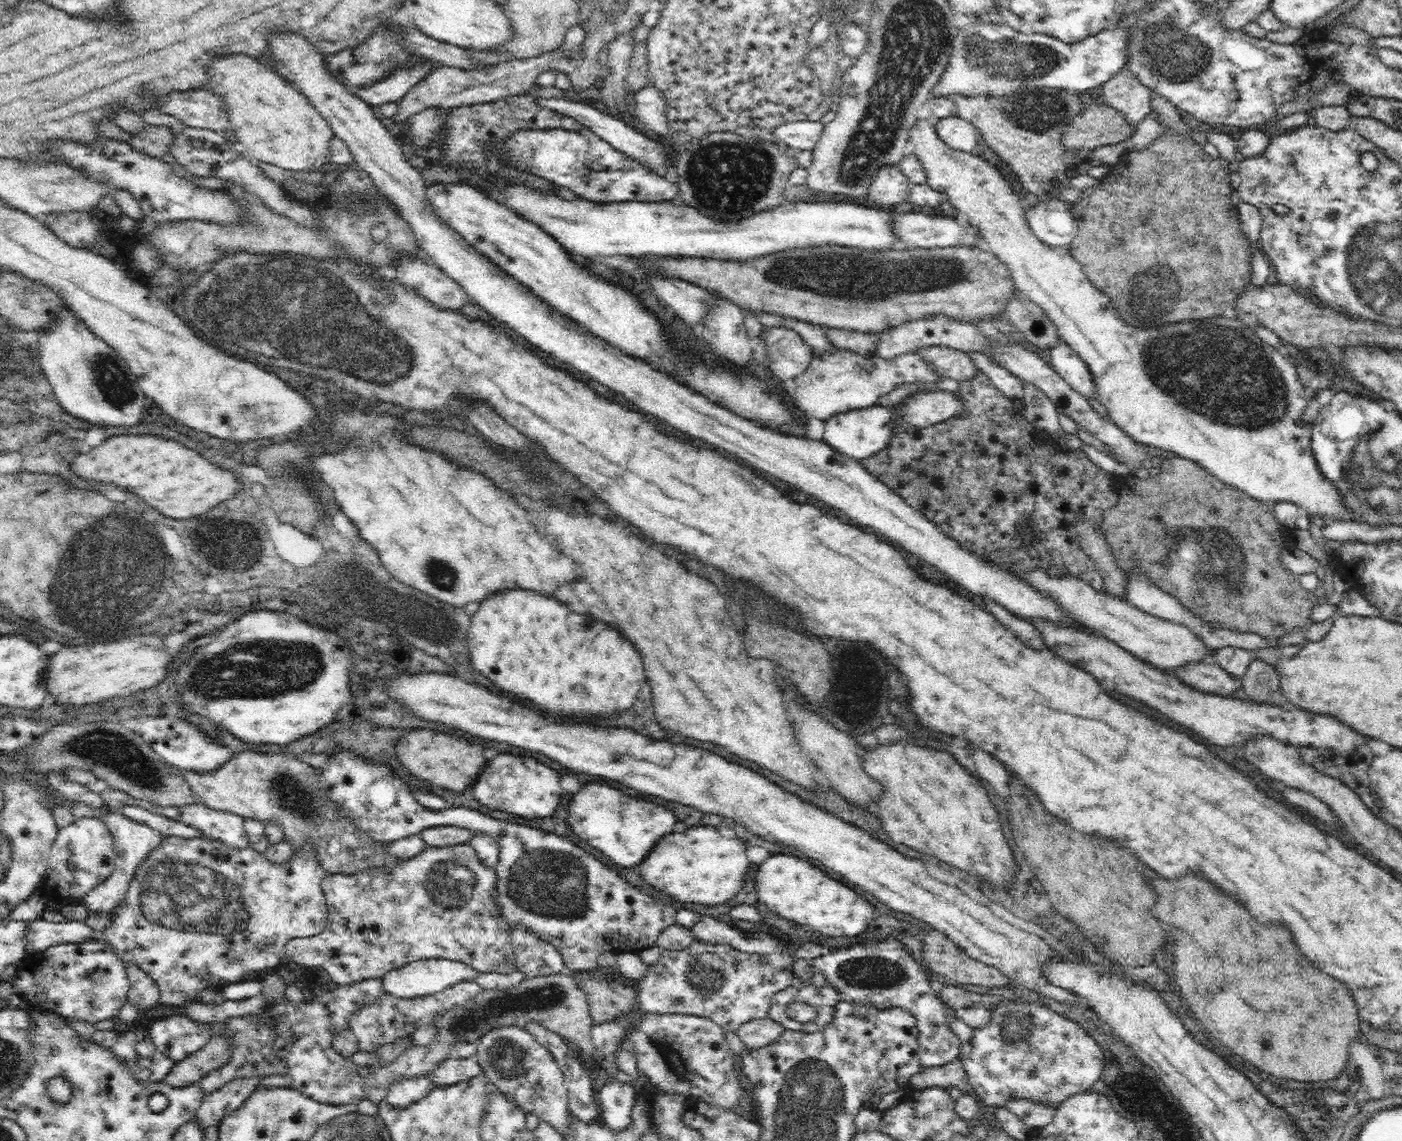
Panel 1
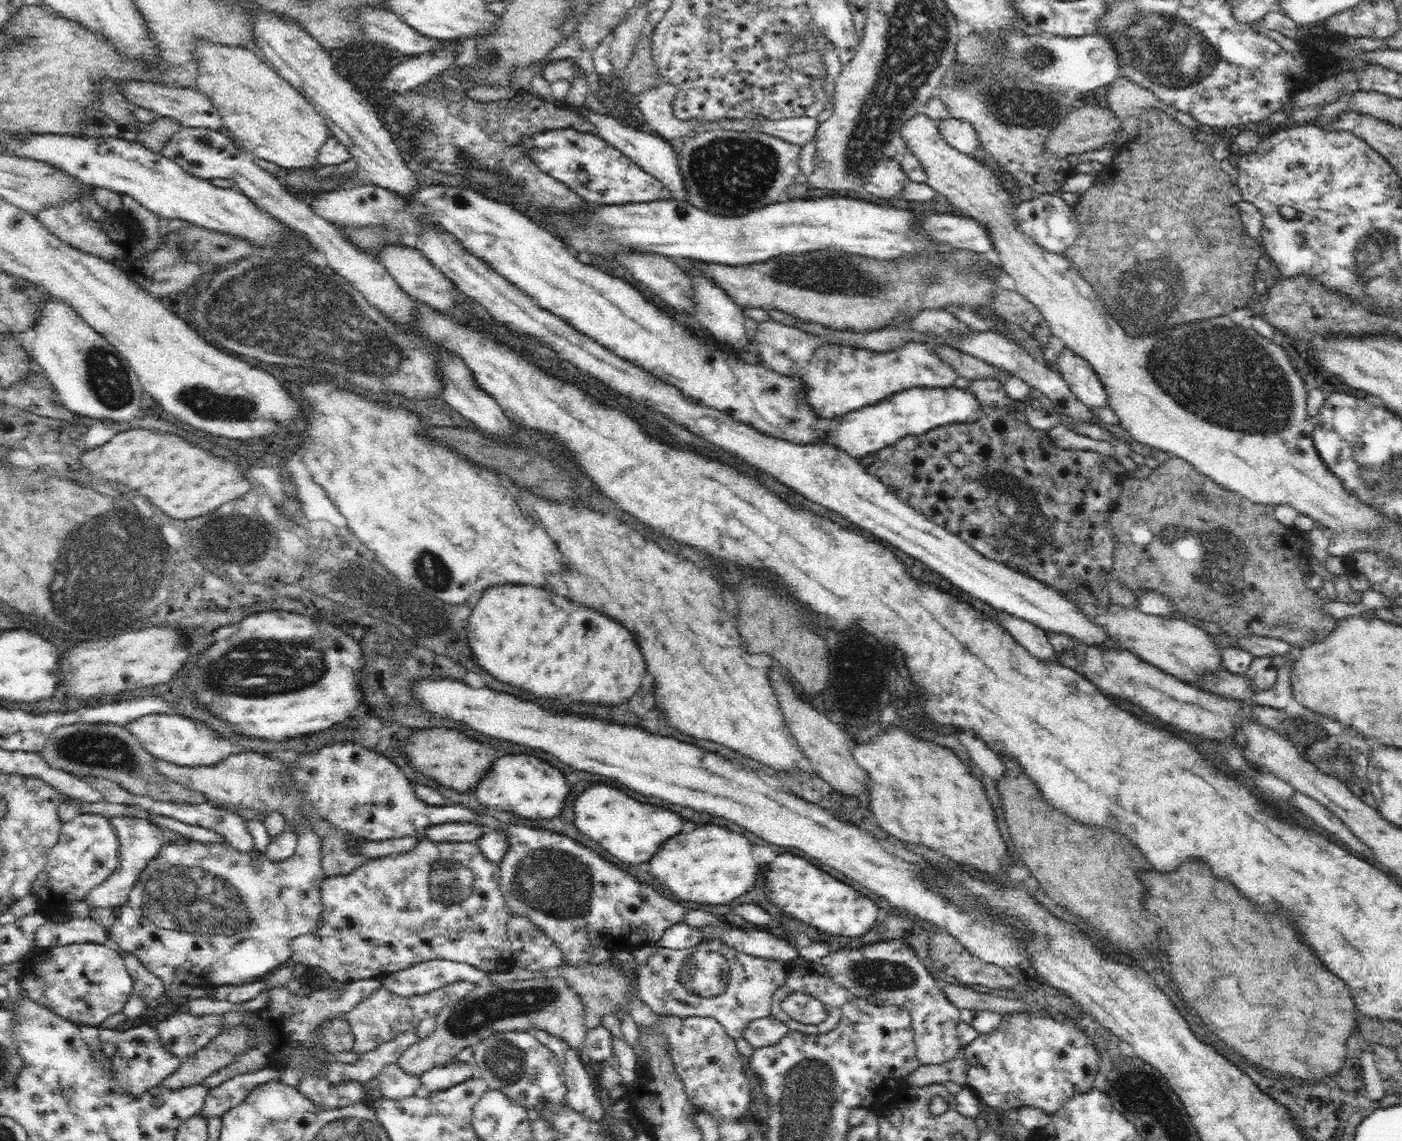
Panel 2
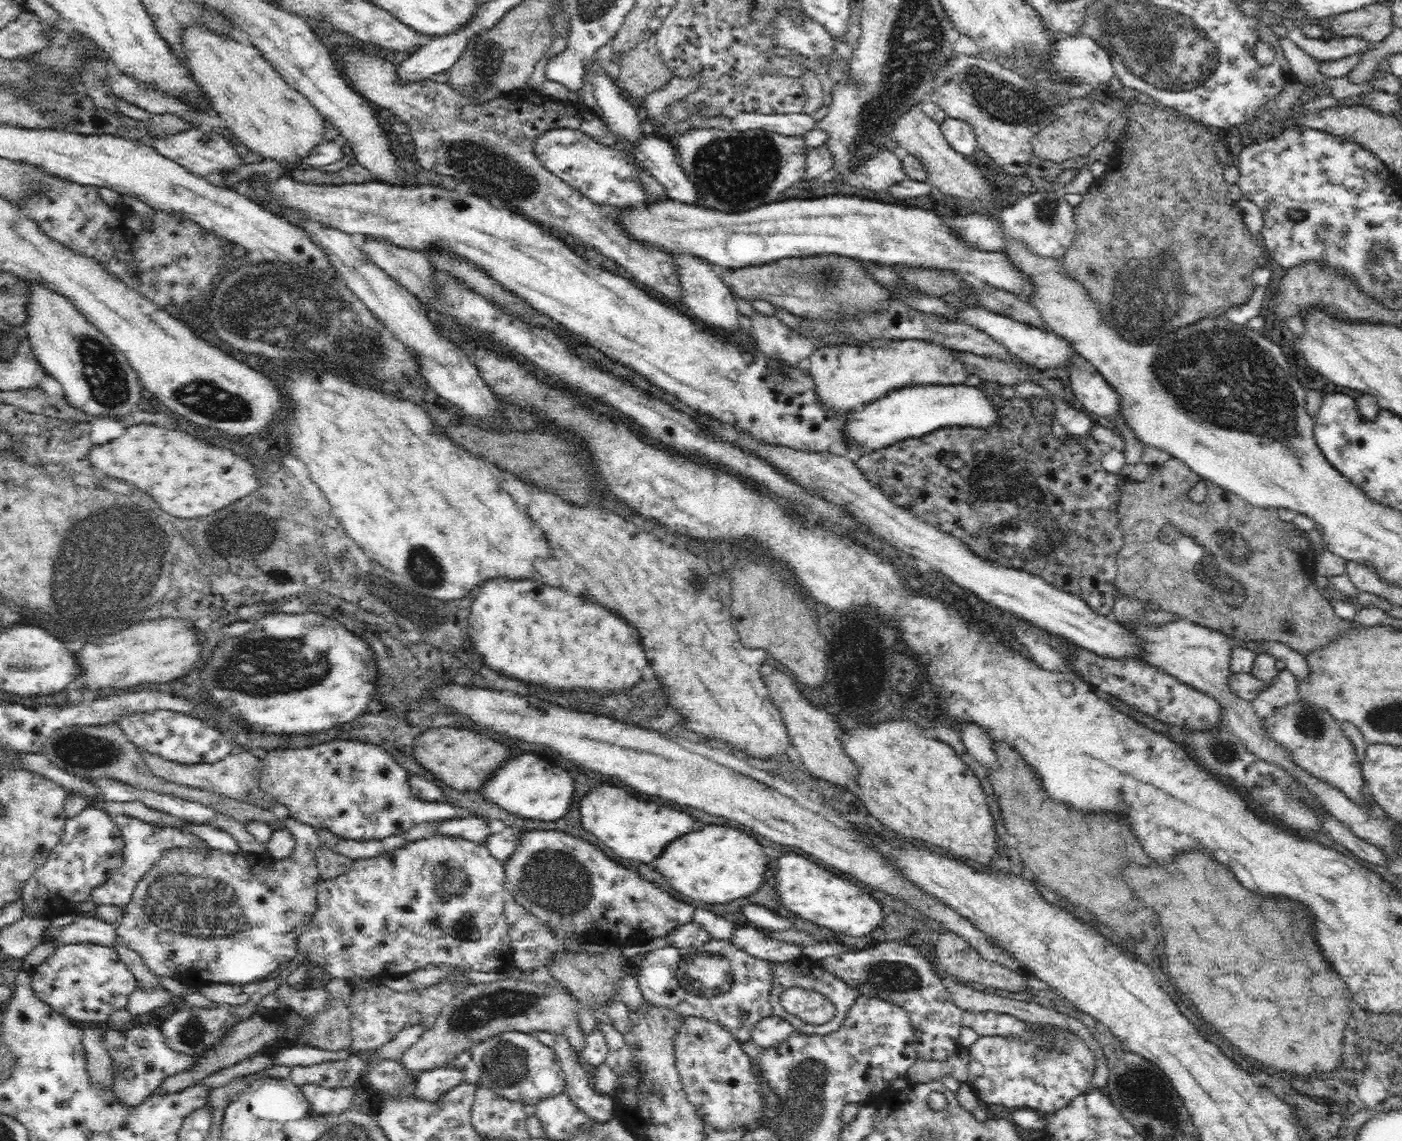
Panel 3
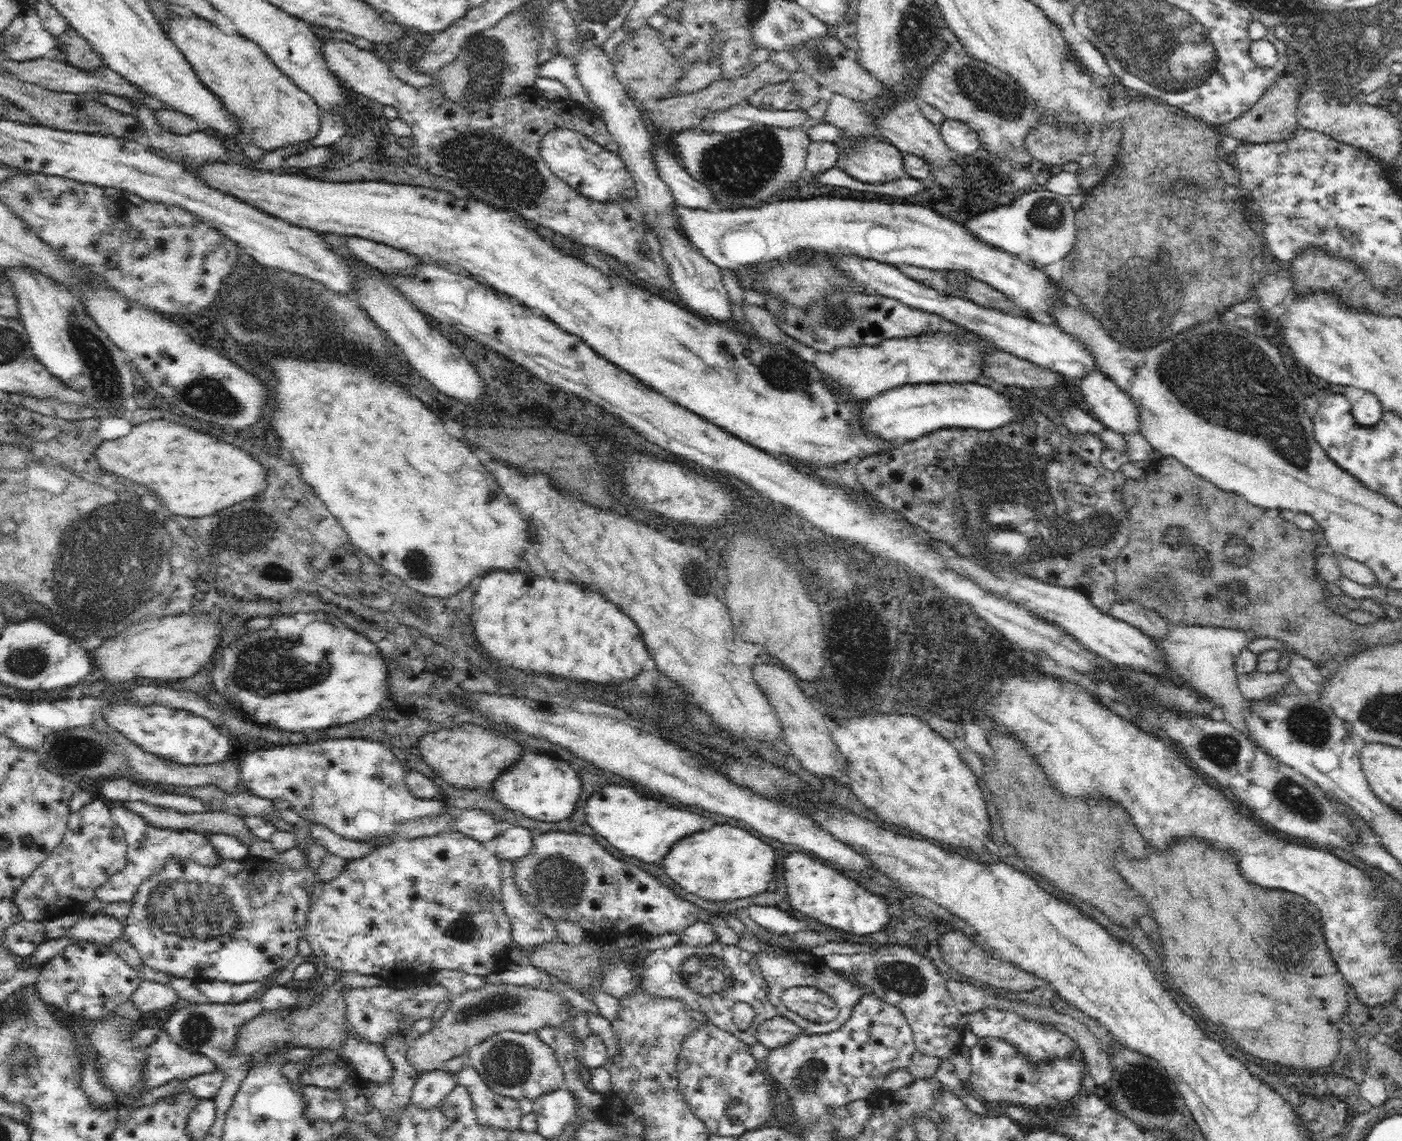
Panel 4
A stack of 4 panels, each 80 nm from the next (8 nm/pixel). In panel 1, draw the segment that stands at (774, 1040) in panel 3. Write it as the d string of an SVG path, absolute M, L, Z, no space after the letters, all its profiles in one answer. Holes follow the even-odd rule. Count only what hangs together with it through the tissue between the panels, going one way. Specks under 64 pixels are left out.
M767 1017L752 1019L738 1026L736 1034L743 1050L757 1049L776 1040L782 1034L782 1026Z

